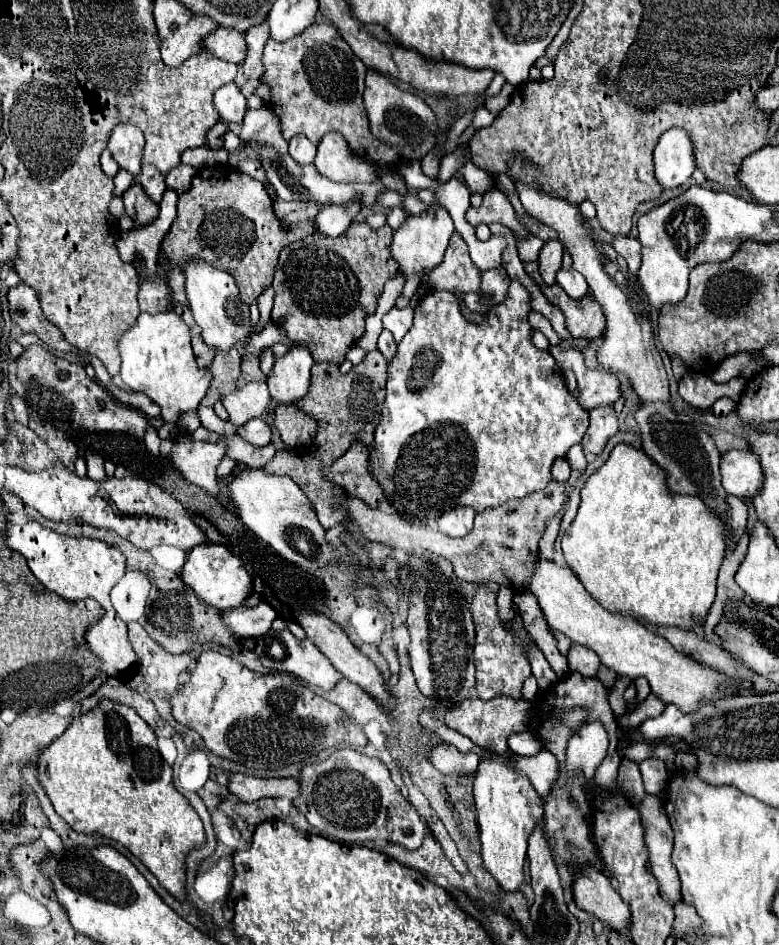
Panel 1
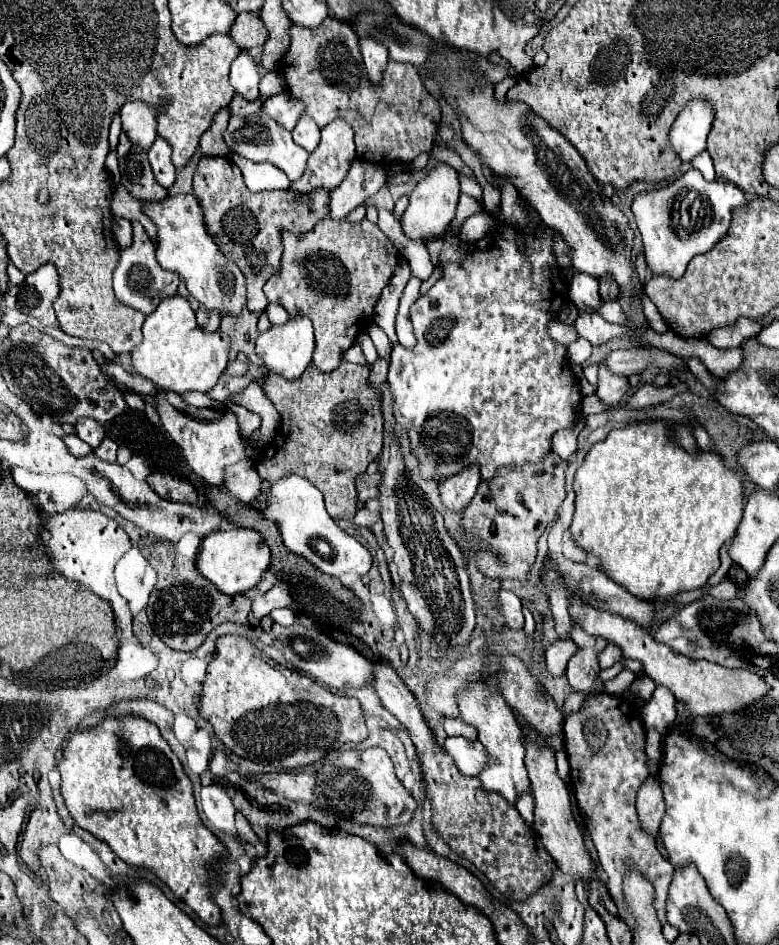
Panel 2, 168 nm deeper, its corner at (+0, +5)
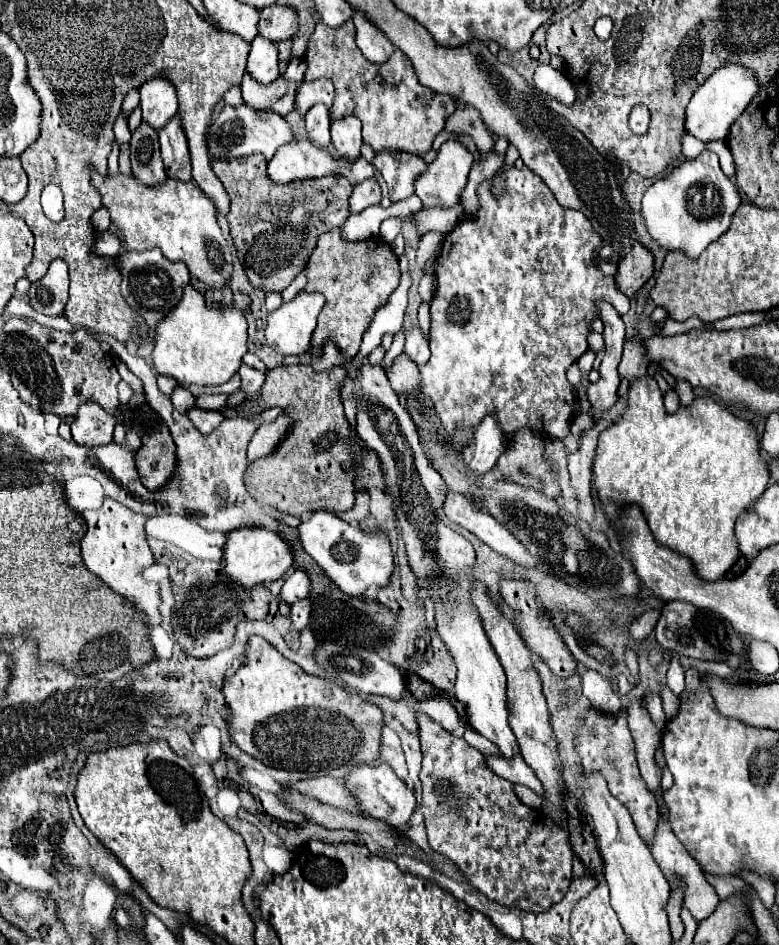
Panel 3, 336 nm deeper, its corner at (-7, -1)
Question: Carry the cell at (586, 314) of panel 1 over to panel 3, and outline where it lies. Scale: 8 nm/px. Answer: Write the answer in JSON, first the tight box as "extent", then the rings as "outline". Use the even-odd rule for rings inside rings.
{"extent":[616,241,654,297],"outline":[[[636,241],[636,247],[632,247],[630,255],[626,255],[618,265],[616,285],[622,293],[634,297],[638,289],[652,277],[652,271],[654,255],[640,241]]]}

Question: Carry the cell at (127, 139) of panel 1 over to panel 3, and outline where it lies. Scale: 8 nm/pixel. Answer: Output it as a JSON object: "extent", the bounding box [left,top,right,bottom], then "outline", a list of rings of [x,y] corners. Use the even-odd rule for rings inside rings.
{"extent":[140,75,178,127],"outline":[[[154,75],[140,87],[140,107],[142,119],[152,127],[164,127],[178,113],[178,97],[172,81],[164,79],[164,75]]]}

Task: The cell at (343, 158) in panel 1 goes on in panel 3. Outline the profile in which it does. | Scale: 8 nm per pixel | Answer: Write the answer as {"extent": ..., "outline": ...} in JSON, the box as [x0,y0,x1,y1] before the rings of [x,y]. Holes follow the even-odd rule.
{"extent":[332,115,362,161],"outline":[[[352,115],[332,121],[332,143],[336,147],[338,157],[344,157],[346,161],[354,161],[360,157],[360,145],[362,145],[360,131],[362,123]]]}

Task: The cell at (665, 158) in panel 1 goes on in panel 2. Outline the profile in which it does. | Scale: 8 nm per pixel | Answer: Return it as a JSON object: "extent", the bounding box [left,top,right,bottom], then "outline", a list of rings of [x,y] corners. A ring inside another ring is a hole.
{"extent":[669,101,711,163],"outline":[[[691,101],[669,129],[669,149],[673,149],[683,163],[691,163],[705,151],[711,123],[711,105],[707,101]]]}

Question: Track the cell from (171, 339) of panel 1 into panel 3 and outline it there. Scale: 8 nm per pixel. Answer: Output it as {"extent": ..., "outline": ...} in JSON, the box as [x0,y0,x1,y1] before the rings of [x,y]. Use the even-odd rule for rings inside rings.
{"extent":[154,285,248,385],"outline":[[[188,285],[184,287],[184,297],[158,325],[156,339],[154,339],[154,371],[166,377],[176,379],[180,385],[196,383],[196,385],[220,385],[226,383],[242,365],[242,357],[248,351],[248,323],[244,317],[244,311],[230,307],[208,307],[204,301],[204,295]]]}

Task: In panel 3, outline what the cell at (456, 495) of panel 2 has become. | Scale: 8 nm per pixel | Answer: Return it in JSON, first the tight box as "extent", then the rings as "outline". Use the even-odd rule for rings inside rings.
{"extent":[464,415,508,475],"outline":[[[486,415],[474,431],[472,443],[468,443],[464,449],[464,463],[476,475],[484,475],[496,465],[496,459],[506,451],[506,445],[508,439],[504,431],[500,431],[496,415]]]}

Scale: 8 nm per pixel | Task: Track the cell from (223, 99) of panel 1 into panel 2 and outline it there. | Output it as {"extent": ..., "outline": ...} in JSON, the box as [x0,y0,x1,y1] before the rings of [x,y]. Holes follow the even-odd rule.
{"extent":[229,51,261,101],"outline":[[[241,51],[237,61],[233,61],[231,73],[229,73],[229,83],[233,85],[233,91],[237,95],[245,97],[247,101],[255,101],[255,99],[259,99],[259,91],[257,91],[259,79],[261,77],[259,77],[257,65],[247,55],[247,51]]]}

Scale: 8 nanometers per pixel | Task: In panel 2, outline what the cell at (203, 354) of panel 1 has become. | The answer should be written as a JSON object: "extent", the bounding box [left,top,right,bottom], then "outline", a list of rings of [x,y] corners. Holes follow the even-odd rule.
{"extent":[197,309,219,331],"outline":[[[199,309],[197,311],[197,325],[203,329],[203,331],[217,331],[219,329],[219,313],[207,313],[205,309]]]}

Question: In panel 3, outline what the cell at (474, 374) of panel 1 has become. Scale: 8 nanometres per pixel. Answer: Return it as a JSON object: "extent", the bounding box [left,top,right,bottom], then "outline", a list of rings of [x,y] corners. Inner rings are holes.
{"extent":[418,165,630,451],"outline":[[[514,165],[504,167],[504,187],[502,187],[500,197],[492,195],[492,185],[494,185],[492,177],[478,185],[478,189],[476,189],[476,195],[478,195],[476,215],[462,217],[462,221],[452,229],[452,233],[446,235],[446,239],[442,243],[442,251],[436,259],[436,293],[434,293],[434,299],[430,303],[430,319],[432,319],[430,349],[432,349],[432,357],[426,365],[420,367],[422,379],[420,379],[418,393],[432,399],[434,409],[436,409],[444,429],[448,431],[448,435],[454,437],[454,447],[460,449],[460,451],[466,447],[466,443],[470,443],[474,429],[482,421],[482,417],[490,415],[490,413],[498,415],[498,421],[500,421],[504,433],[508,433],[508,435],[512,435],[520,427],[530,427],[532,431],[540,433],[542,437],[552,435],[552,437],[564,439],[570,433],[570,421],[572,421],[574,409],[576,409],[576,393],[574,393],[574,387],[570,385],[570,381],[566,379],[566,371],[588,349],[586,337],[592,331],[592,321],[598,317],[594,301],[604,299],[606,303],[614,305],[614,309],[620,315],[626,315],[628,309],[630,309],[630,299],[624,293],[618,291],[614,277],[606,277],[596,267],[596,257],[598,257],[598,251],[604,245],[604,239],[600,239],[600,235],[596,235],[590,219],[584,213],[560,207],[556,197],[548,189],[548,185],[538,175],[534,175],[528,167],[522,167],[522,169],[516,169]]]}

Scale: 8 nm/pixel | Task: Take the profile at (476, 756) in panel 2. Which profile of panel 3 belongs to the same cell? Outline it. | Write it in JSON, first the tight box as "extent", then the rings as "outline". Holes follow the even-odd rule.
{"extent":[486,755,544,797],"outline":[[[492,755],[492,757],[486,757],[486,763],[498,777],[508,779],[510,783],[526,785],[532,791],[536,791],[536,795],[544,797],[544,787],[540,787],[540,779],[536,779],[536,773],[524,763],[520,755],[512,759],[504,759],[502,755]]]}

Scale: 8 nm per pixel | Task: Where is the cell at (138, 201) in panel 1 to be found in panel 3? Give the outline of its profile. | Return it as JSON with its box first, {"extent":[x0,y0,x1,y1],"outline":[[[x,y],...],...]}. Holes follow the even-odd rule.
{"extent":[130,123,166,185],"outline":[[[140,123],[140,127],[132,133],[130,141],[130,159],[132,159],[132,173],[146,185],[162,183],[166,179],[164,163],[160,159],[160,145],[156,129],[148,127],[148,123]]]}

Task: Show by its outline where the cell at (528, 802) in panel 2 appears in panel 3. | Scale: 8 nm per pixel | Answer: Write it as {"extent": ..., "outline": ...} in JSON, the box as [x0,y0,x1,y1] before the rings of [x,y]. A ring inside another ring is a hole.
{"extent":[514,785,542,807],"outline":[[[514,785],[514,789],[516,789],[516,795],[520,797],[520,801],[522,803],[526,803],[528,807],[542,807],[542,799],[532,791],[532,789],[528,789],[528,787],[524,787],[524,785]]]}

